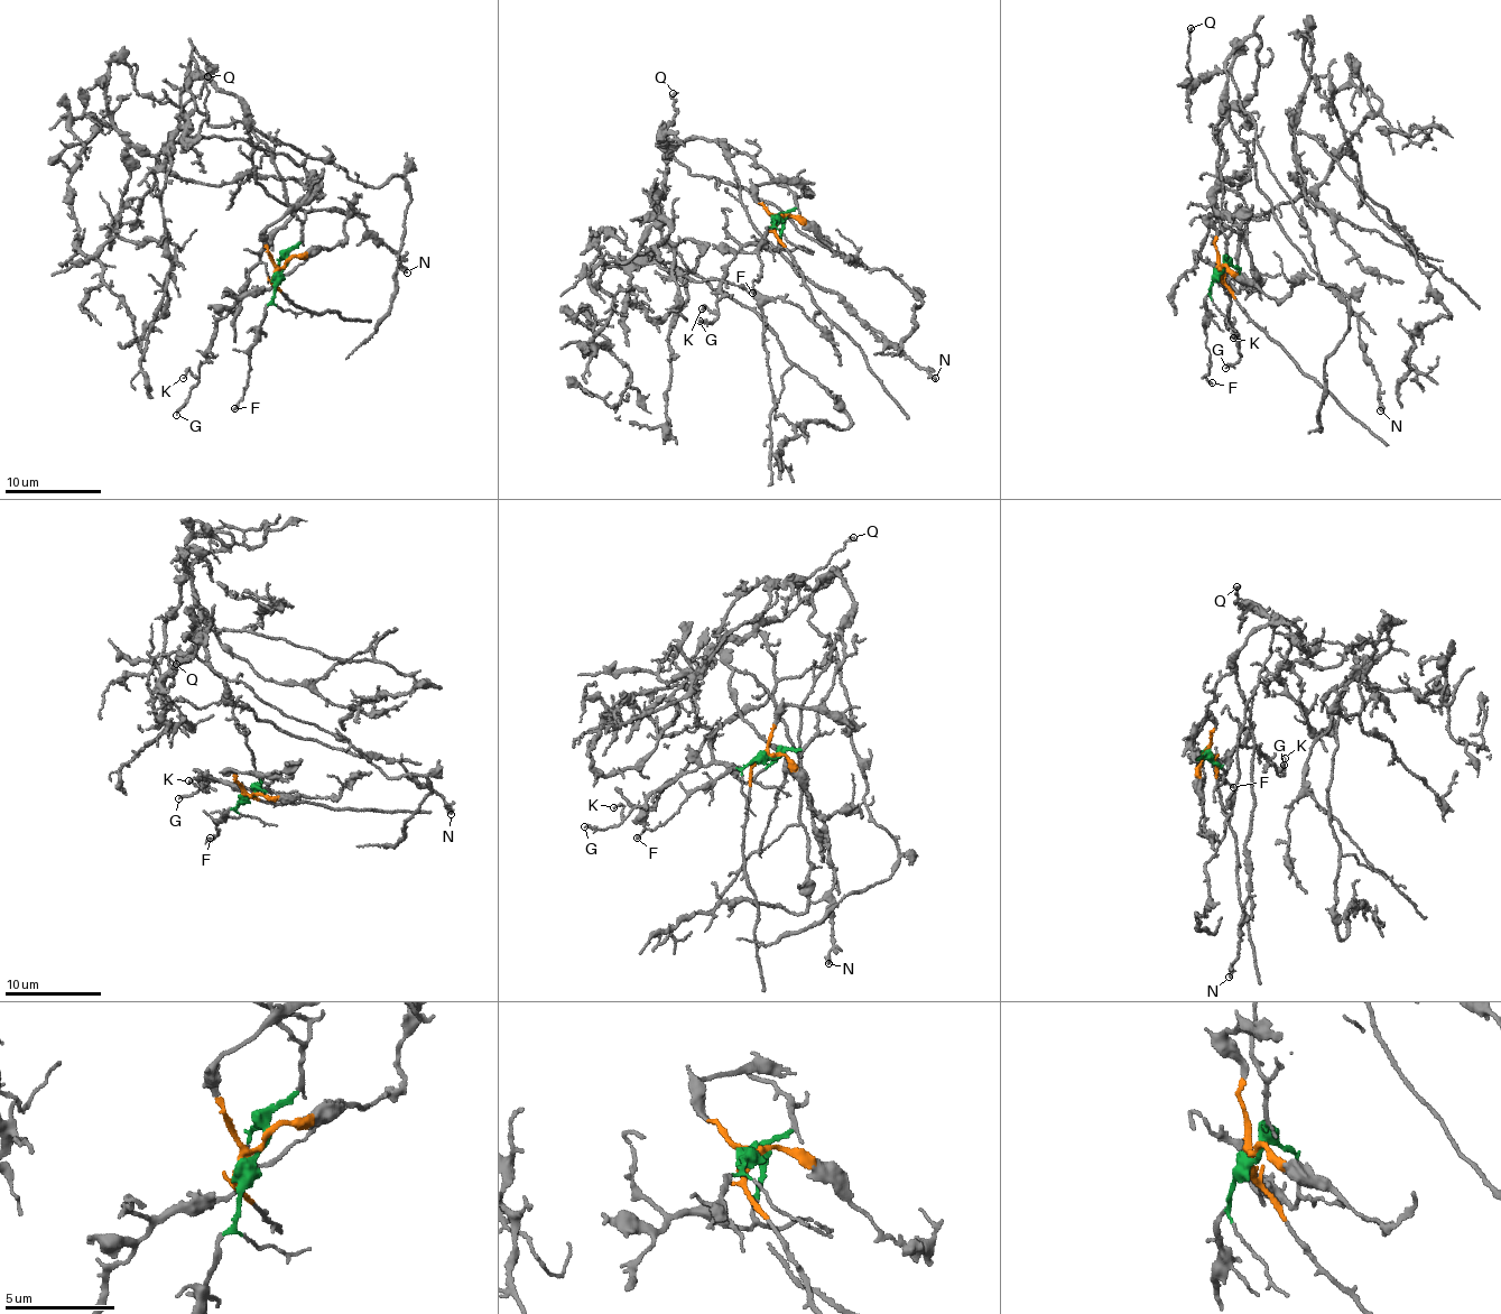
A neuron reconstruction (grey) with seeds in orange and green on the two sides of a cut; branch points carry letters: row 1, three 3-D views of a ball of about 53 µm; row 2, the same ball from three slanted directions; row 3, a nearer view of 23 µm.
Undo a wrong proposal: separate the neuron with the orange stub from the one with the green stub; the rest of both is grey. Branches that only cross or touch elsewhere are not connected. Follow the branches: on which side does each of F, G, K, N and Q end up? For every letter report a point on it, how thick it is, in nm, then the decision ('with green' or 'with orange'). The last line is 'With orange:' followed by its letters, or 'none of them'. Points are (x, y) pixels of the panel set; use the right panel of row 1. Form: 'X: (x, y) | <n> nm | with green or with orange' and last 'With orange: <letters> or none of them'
F: (1212, 382) | 140 nm | with green
G: (1225, 368) | 170 nm | with green
K: (1233, 338) | 100 nm | with green
N: (1380, 410) | 220 nm | with green
Q: (1191, 28) | 80 nm | with green
With orange: none of them

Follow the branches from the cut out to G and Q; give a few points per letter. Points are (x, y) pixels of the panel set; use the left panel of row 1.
G: (279, 273), (285, 257), (279, 260), (276, 280), (269, 288), (243, 294), (216, 324), (193, 388), (176, 415)
Q: (279, 273), (303, 222), (249, 108), (194, 76), (184, 137), (195, 137), (207, 116), (207, 76)

